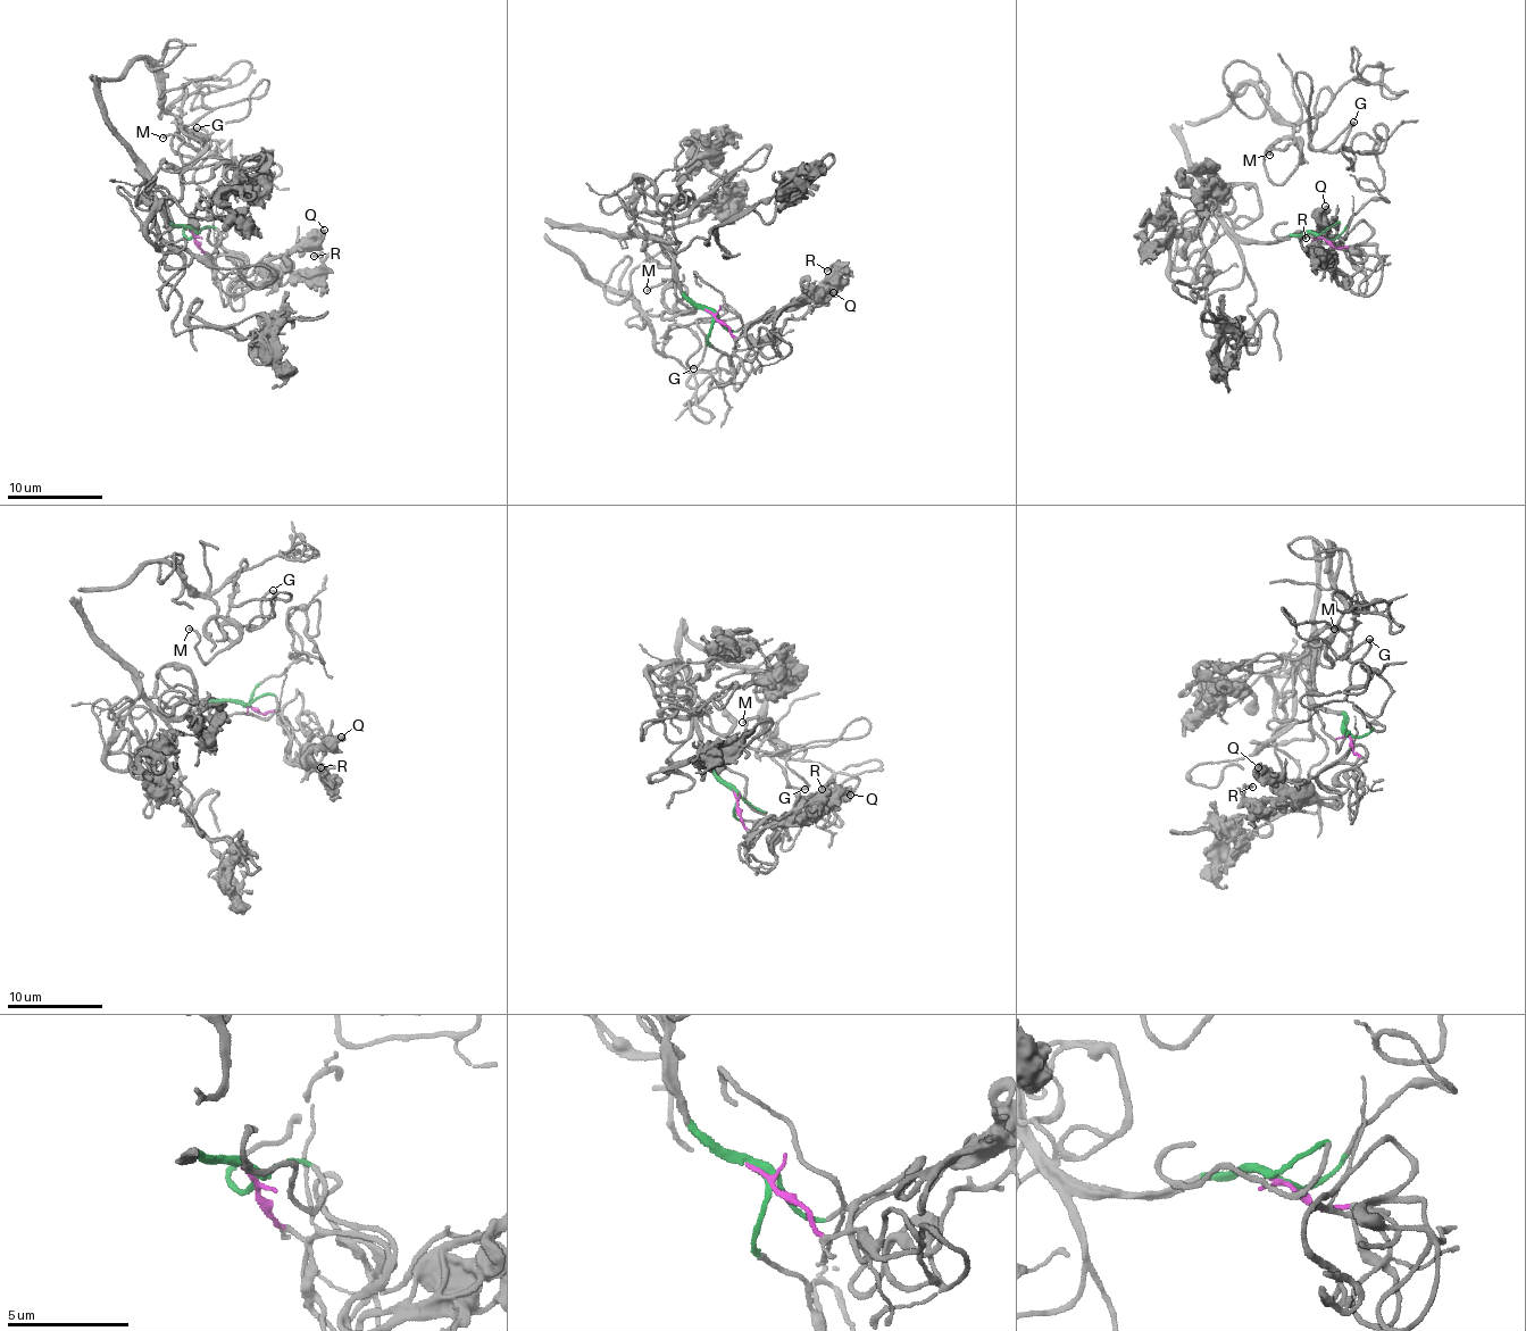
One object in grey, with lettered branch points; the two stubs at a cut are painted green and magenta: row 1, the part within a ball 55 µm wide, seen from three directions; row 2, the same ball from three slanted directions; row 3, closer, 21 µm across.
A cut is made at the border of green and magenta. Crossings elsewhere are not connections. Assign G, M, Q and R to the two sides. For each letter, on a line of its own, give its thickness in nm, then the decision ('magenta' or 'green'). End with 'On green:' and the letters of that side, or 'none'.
G: 180 nm thick; green
M: 170 nm thick; green
Q: 550 nm thick; magenta
R: 240 nm thick; magenta
On green: G, M

